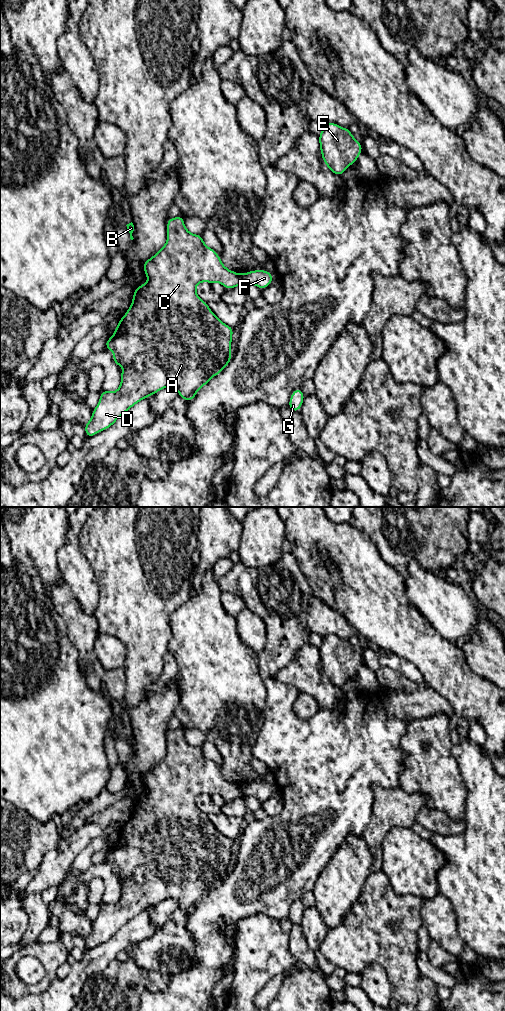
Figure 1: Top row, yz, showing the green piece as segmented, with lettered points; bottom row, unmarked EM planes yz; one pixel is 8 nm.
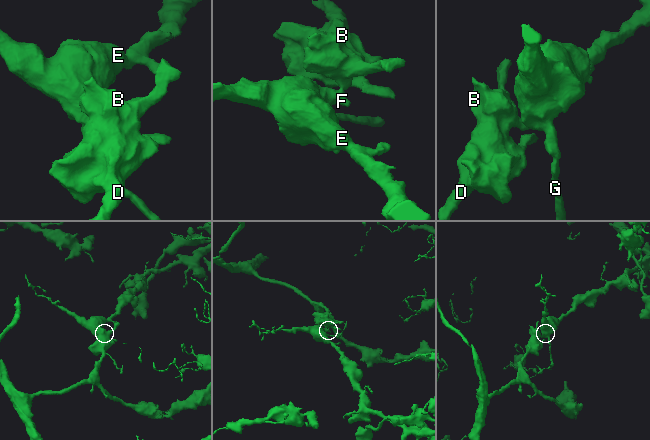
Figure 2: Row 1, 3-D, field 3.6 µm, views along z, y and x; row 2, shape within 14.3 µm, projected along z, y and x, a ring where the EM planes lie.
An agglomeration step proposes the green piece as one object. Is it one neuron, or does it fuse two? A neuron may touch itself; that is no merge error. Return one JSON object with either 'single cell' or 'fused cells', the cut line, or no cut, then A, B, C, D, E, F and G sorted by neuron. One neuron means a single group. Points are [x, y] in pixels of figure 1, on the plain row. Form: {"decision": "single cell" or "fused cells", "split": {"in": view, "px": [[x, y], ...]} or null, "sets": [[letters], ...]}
{"decision": "fused cells", "split": {"in": "yz", "px": [[240, 787], [244, 795]]}, "sets": [["A", "B", "C", "D"], ["E", "F", "G"]]}

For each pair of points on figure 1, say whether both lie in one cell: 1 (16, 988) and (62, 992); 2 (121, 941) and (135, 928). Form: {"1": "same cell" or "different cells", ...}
{"1": "different cells", "2": "same cell"}

